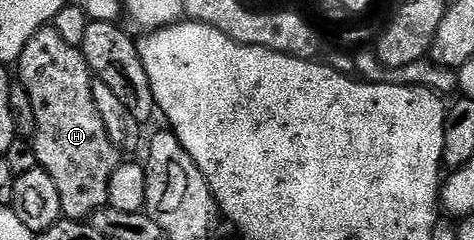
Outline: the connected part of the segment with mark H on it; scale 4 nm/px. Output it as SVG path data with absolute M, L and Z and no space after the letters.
M46 26L25 43L17 67L18 83L28 91L37 120L33 145L38 167L47 171L57 185L63 216L86 221L108 207L109 186L121 163L121 152L110 140L97 112L91 67L85 62L83 49L69 46L54 26Z

